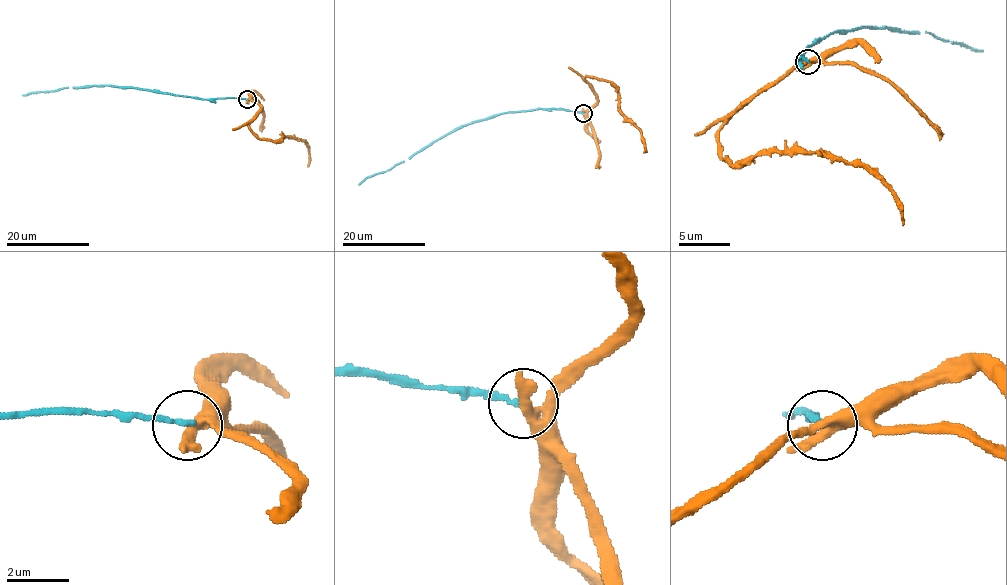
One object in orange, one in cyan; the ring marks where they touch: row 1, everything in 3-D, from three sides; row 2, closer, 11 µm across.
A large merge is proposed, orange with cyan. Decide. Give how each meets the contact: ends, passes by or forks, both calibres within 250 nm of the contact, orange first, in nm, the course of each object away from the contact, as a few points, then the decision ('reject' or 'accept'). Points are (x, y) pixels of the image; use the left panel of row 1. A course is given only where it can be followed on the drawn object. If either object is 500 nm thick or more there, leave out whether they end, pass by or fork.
orange forks | cyan ends | 280/170 nm | orange via (247, 100), (261, 107), (250, 130), (259, 138), (304, 141), (307, 166) | cyan via (247, 100), (201, 100), (134, 87), (96, 85), (22, 95) | reject

